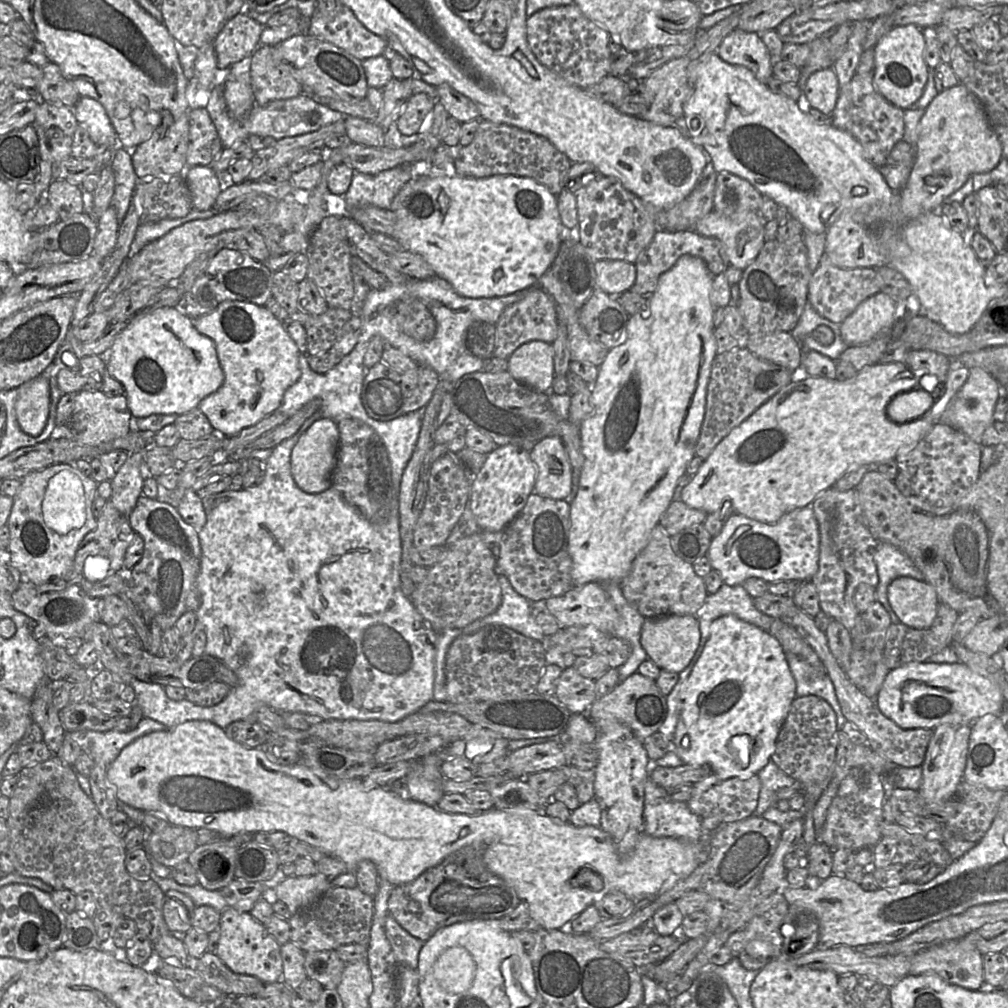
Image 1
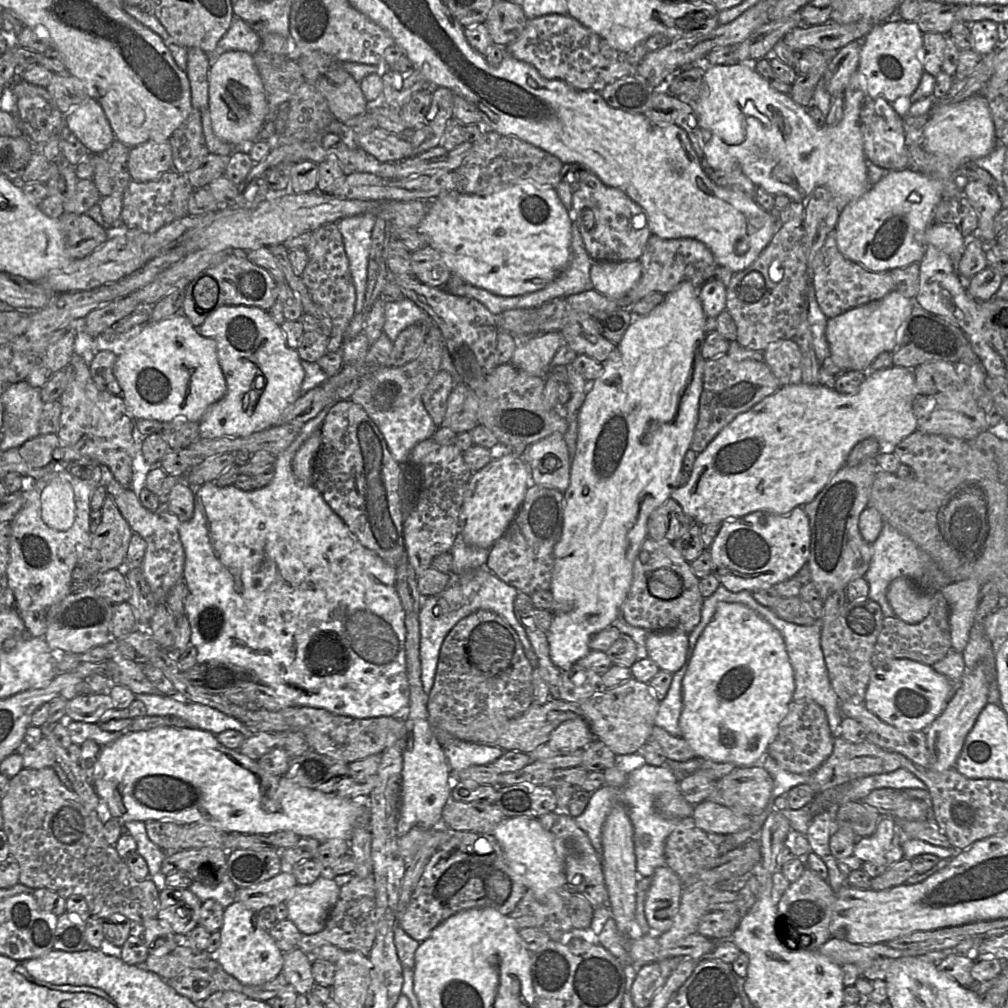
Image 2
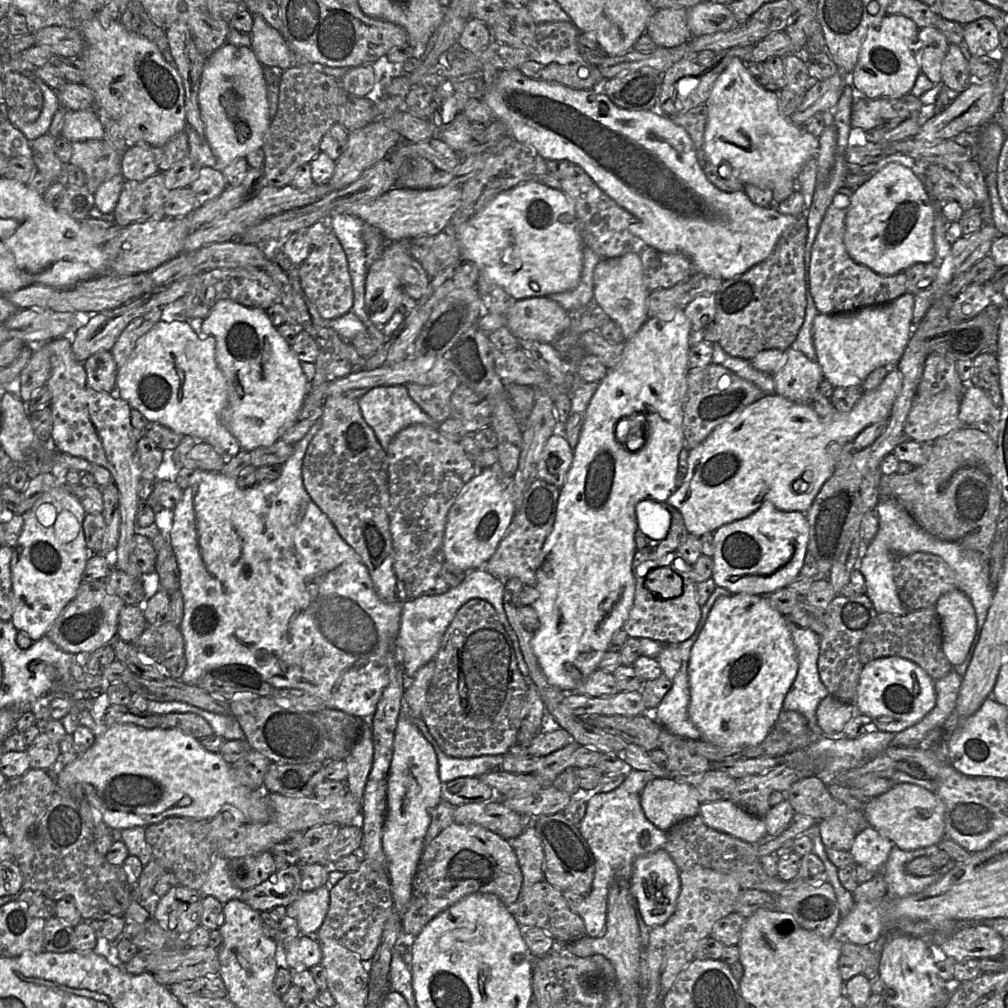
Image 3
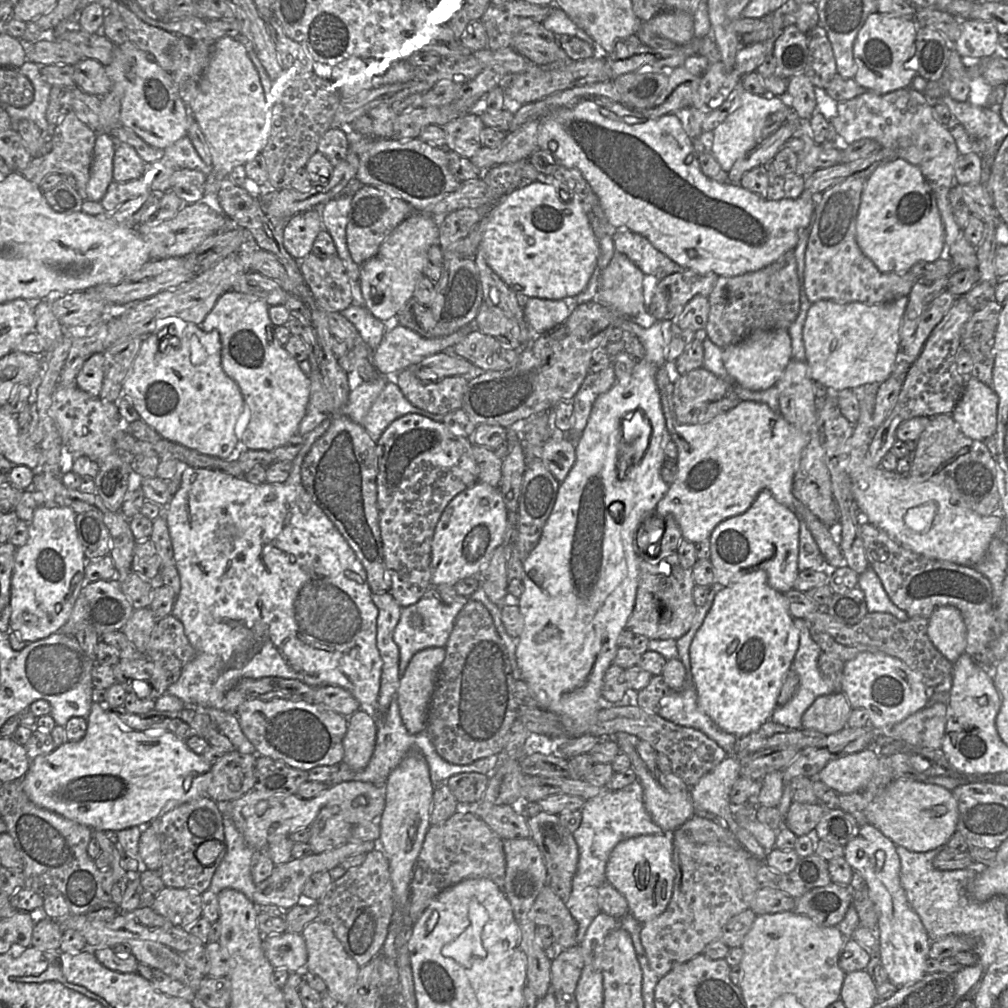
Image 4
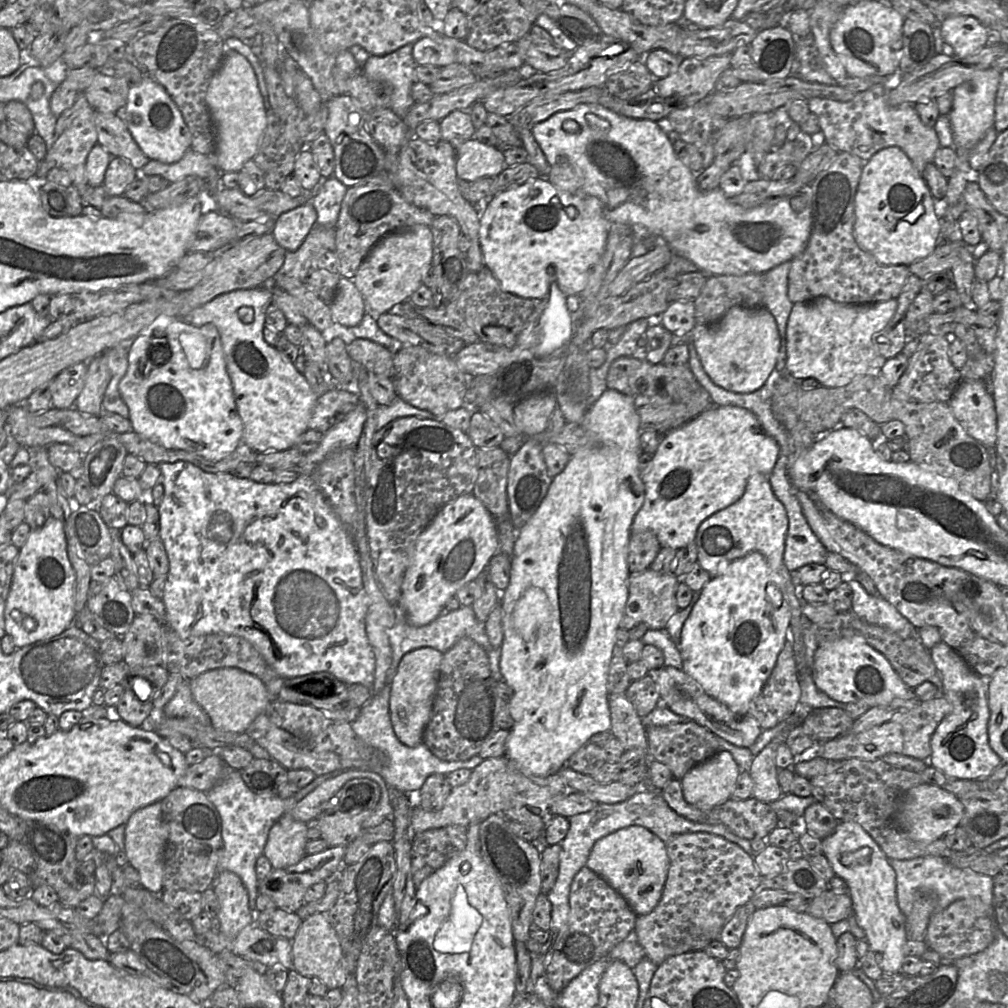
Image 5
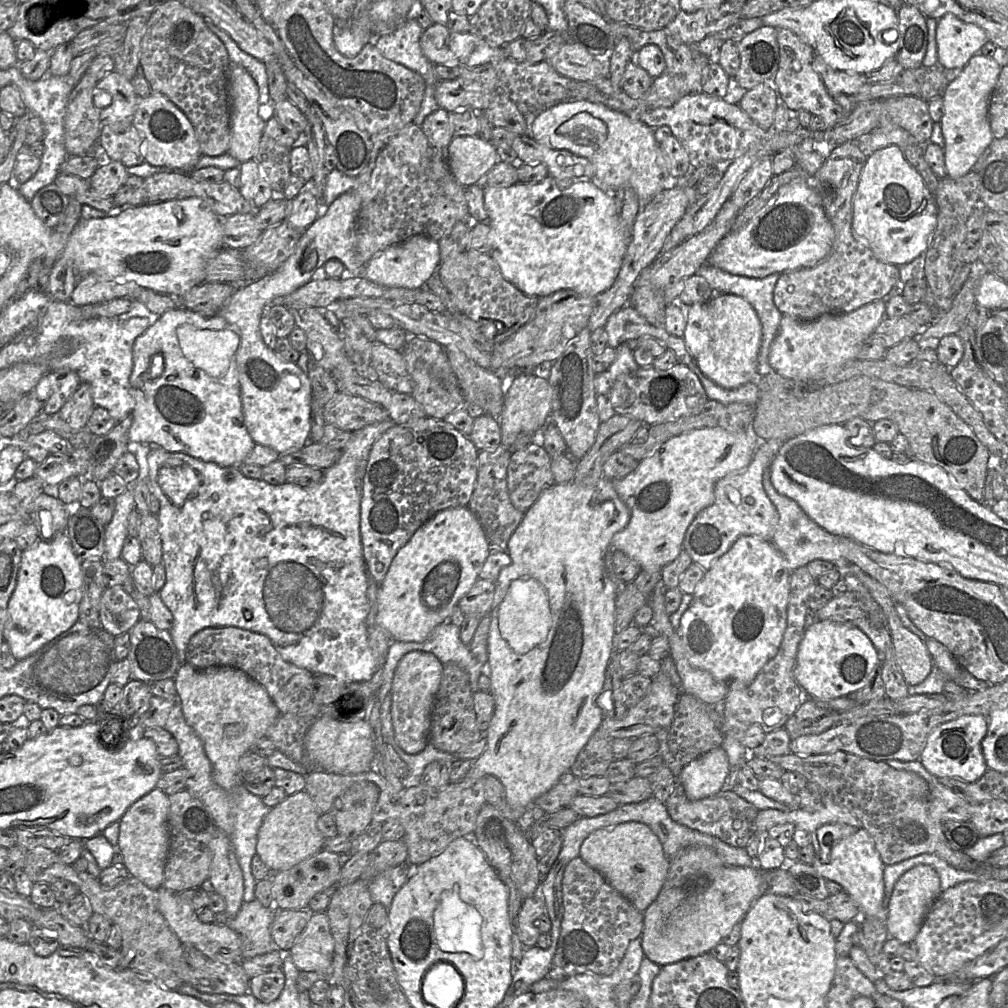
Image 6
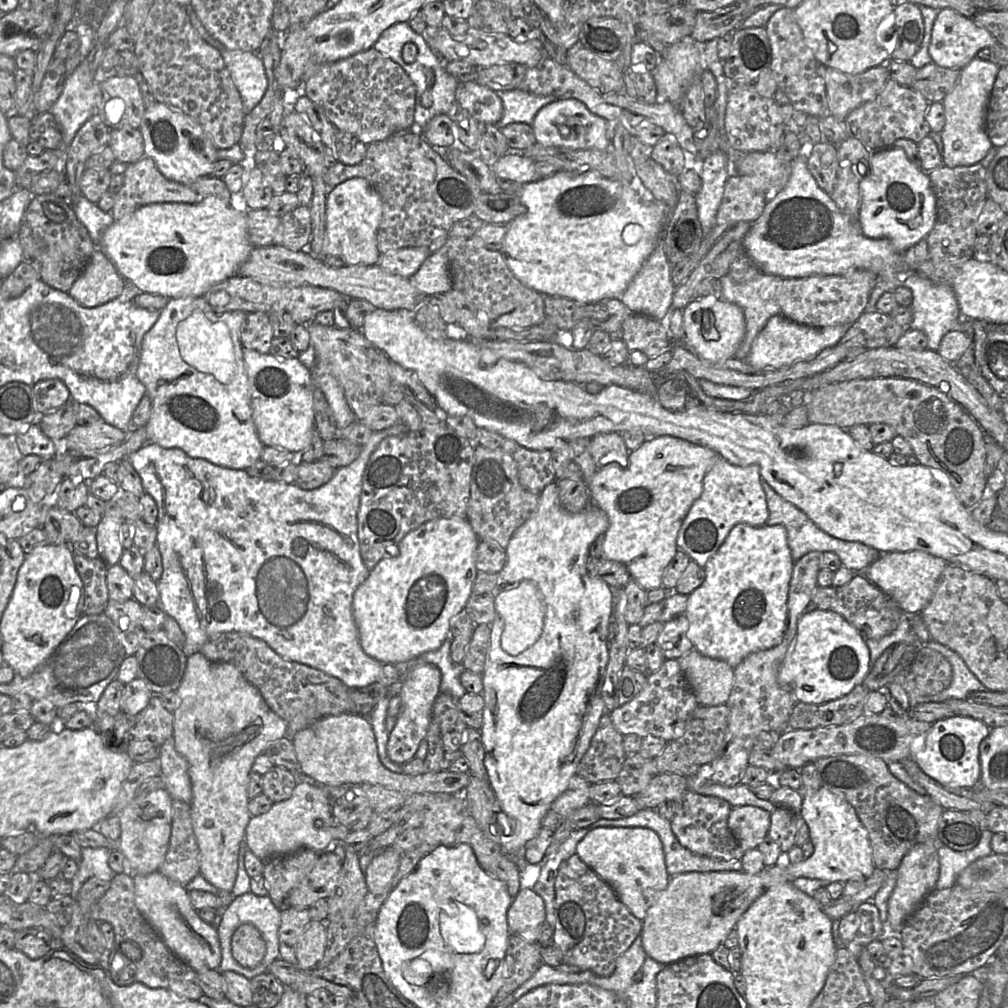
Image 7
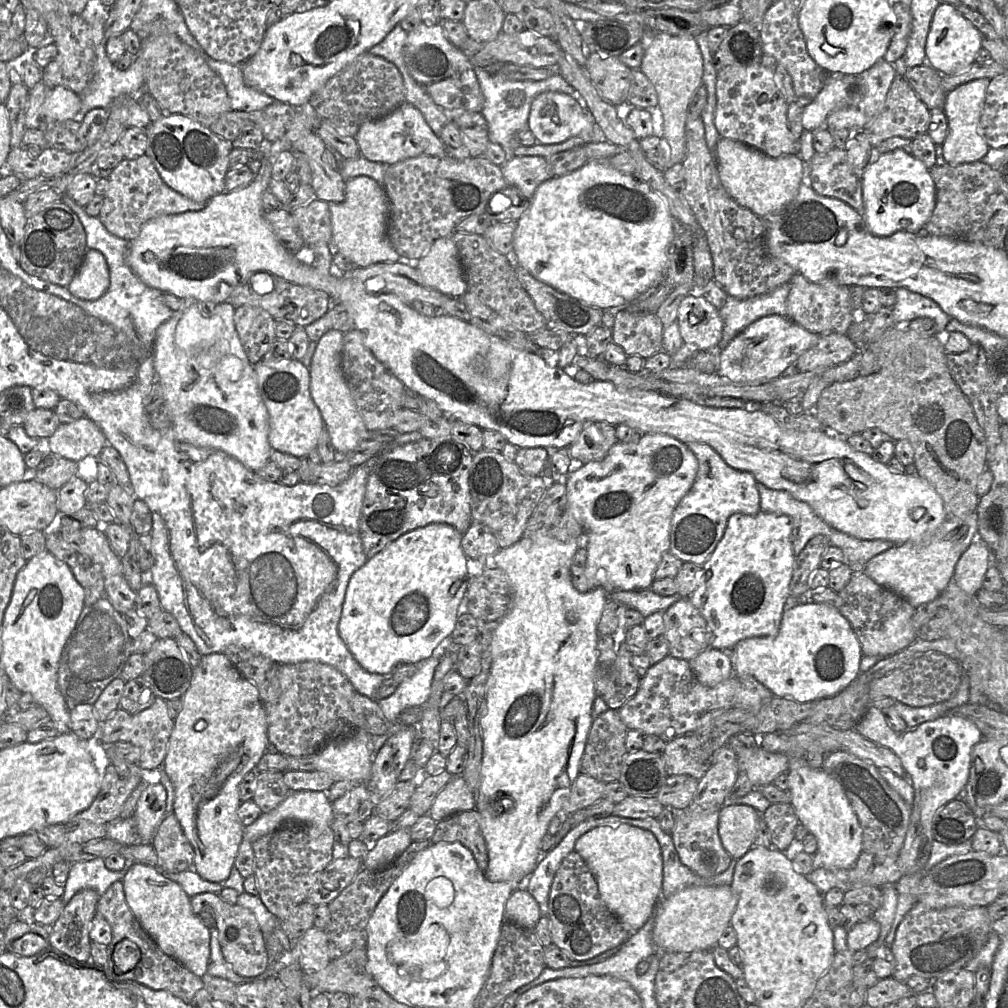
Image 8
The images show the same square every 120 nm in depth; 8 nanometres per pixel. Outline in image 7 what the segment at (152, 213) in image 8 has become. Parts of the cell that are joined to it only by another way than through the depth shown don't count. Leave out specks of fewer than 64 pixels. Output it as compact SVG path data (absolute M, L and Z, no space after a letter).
M144 156L139 161L128 165L123 173L124 182L122 188L117 192L114 206L108 213L114 221L119 221L126 216L130 216L138 208L152 203L187 203L196 204L204 200L207 196L215 195L230 204L232 193L227 188L225 182L220 177L202 176L191 183L180 183L167 179L157 168L152 158Z

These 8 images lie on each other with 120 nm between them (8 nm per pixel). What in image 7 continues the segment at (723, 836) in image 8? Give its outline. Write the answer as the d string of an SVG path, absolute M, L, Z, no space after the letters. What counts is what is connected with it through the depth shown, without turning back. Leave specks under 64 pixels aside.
M755 806L732 807L727 825L744 851L757 848L767 836L770 813Z

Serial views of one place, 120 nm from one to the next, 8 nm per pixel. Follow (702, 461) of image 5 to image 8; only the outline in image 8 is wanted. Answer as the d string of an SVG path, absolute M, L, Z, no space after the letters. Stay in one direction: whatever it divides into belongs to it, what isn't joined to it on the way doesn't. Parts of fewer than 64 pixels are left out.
M642 434L636 442L616 443L603 460L568 472L567 503L588 535L585 576L590 590L650 589L661 557L669 551L673 512L693 485L698 466L694 453L680 440Z

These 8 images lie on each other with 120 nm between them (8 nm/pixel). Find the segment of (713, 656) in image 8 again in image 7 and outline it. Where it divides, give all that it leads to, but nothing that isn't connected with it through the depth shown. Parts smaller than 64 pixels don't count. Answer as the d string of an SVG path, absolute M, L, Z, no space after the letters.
M695 649L676 660L699 705L717 706L727 702L733 685L732 666Z

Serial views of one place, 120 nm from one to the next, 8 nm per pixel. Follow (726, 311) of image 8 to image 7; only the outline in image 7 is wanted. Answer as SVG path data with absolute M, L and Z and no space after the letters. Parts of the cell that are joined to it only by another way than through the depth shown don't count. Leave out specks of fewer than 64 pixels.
M761 273L757 278L751 281L738 283L726 274L720 277L719 280L722 286L722 298L727 302L739 306L744 313L746 332L741 344L734 354L734 358L746 361L753 341L765 327L768 320L775 315L781 314L781 308L779 306L777 297L783 278L776 275Z

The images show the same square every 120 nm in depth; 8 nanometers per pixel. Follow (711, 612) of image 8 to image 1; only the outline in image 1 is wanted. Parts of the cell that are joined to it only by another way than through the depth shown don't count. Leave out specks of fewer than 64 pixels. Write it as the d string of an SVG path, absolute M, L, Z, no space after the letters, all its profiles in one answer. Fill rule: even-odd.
M735 615L721 616L711 623L709 638L683 683L680 718L671 749L683 764L709 767L713 774L722 779L749 779L771 760L780 729L796 698L795 692L795 679L777 639L768 631ZM736 735L748 735L754 741L750 762L746 768L737 764L728 748L729 740Z

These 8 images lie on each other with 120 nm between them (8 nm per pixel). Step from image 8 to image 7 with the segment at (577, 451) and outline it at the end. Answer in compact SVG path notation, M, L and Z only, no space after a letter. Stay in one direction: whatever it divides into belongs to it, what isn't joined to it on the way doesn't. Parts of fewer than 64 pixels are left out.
M599 433L590 438L590 454L598 469L611 466L626 467L629 453L620 433Z

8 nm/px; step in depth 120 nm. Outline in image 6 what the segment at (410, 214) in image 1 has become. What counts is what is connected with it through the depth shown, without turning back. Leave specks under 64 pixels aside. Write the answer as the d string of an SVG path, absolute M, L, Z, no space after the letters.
M548 175L544 180L536 184L517 182L506 188L489 186L482 186L482 188L485 209L488 214L487 223L490 228L488 239L491 251L489 254L498 264L503 277L520 291L526 295L538 298L550 295L559 290L572 290L581 296L596 297L614 284L627 250L629 238L624 235L613 197L598 188L592 181L572 183L569 180L557 180Z

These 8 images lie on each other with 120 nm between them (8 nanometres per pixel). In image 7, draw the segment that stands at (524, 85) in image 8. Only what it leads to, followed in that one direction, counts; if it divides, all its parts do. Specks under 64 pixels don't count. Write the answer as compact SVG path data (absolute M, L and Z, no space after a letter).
M515 88L497 92L502 100L503 113L496 123L501 129L511 123L525 123L532 126L538 111L557 100L553 96L539 96Z

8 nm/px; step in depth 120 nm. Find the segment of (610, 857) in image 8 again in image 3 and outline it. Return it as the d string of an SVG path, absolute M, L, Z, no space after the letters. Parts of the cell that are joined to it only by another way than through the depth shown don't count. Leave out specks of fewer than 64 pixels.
M664 848L642 855L634 861L630 892L648 927L665 924L674 913L681 888L679 873L679 869Z

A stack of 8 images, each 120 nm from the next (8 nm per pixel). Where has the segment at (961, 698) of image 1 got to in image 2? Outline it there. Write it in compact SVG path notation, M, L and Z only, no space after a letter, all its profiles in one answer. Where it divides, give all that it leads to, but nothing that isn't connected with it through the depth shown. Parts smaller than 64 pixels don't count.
M893 659L874 668L863 704L885 723L901 731L926 730L953 696L953 684L932 666L911 659Z

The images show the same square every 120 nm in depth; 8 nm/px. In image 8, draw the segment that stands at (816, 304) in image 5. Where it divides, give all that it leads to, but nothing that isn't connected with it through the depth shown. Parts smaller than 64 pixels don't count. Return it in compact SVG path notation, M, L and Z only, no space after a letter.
M780 315L763 317L741 331L720 351L718 375L734 382L761 383L773 380L792 369L801 354L815 346L820 334L811 332Z

